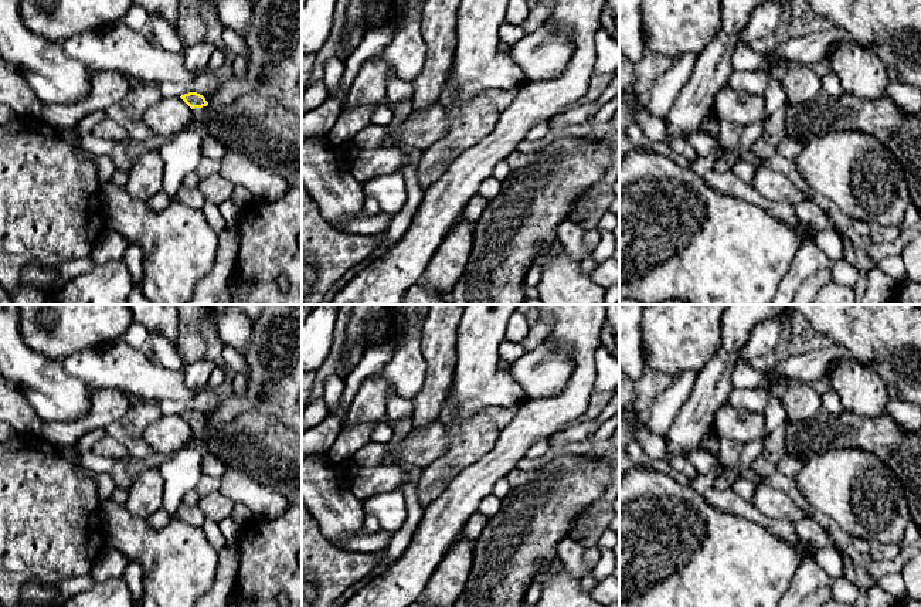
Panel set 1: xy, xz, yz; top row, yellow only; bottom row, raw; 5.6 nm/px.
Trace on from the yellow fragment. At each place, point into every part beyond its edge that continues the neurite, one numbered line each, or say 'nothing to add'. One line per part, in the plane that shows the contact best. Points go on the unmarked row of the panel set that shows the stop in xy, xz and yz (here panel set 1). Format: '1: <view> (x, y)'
1: xy (262, 447)

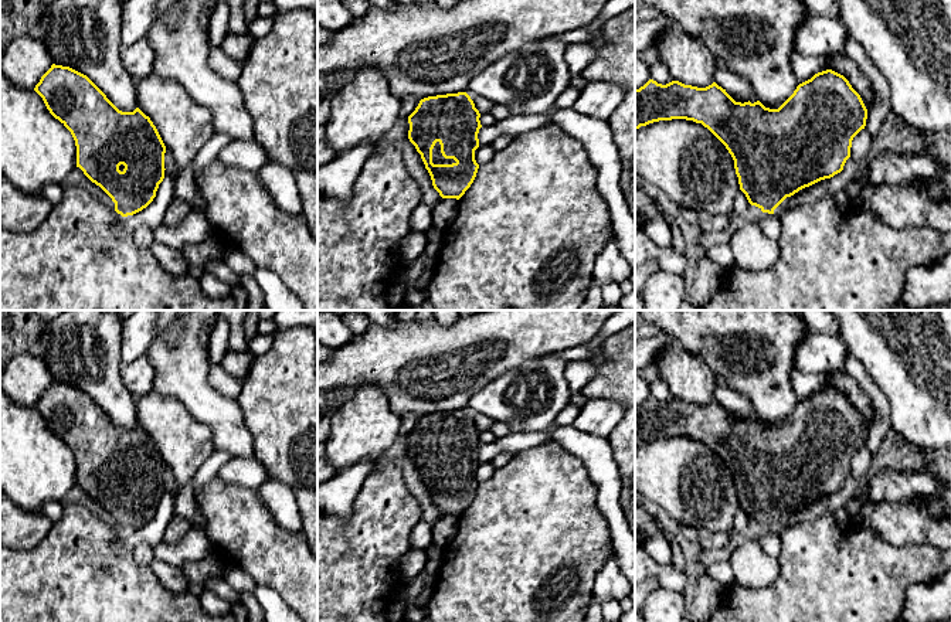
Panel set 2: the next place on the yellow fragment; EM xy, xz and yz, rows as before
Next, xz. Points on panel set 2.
1: xz (437, 473)

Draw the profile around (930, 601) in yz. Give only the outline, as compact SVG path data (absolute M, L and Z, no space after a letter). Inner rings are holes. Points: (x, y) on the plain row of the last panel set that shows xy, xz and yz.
M951 570L933 581L913 584L906 591L901 621L951 621Z

